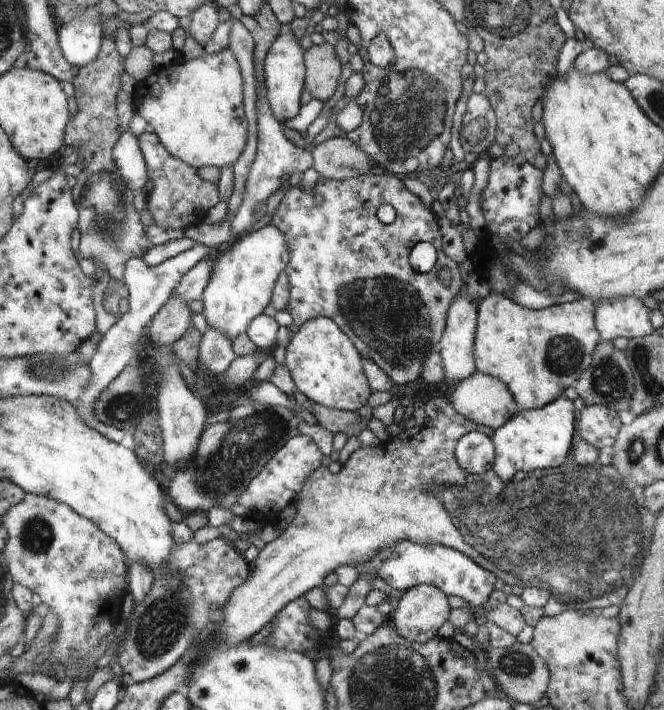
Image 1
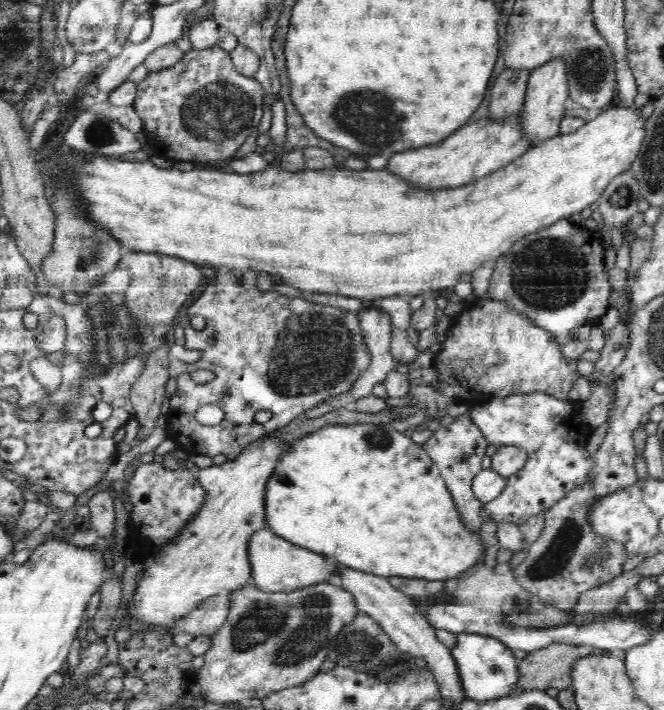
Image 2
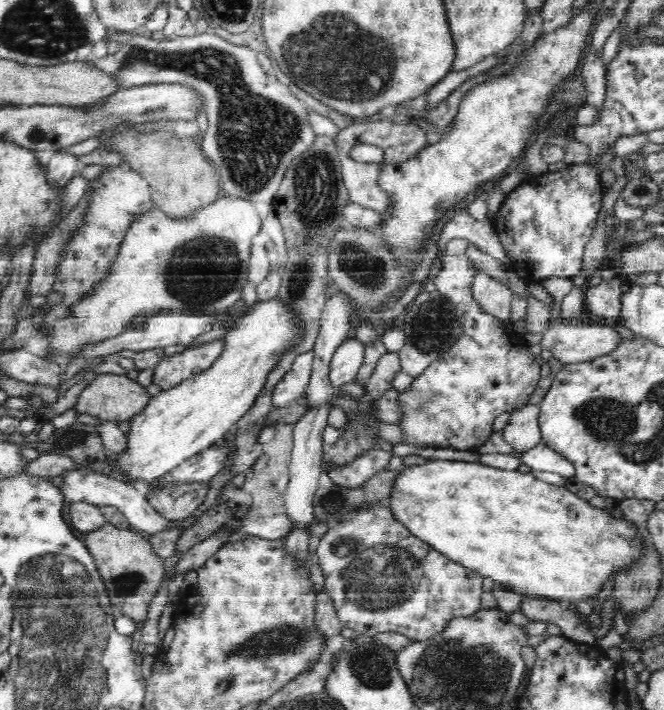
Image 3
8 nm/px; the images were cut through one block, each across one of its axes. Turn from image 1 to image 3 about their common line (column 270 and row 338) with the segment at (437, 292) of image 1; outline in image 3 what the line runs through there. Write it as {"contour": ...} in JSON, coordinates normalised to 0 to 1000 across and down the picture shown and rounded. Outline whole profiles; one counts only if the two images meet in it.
{"contour":[[[337,475],[319,479],[318,482],[304,483],[294,490],[282,487],[276,496],[258,496],[252,503],[244,507],[230,518],[230,539],[241,544],[241,549],[253,549],[261,544],[274,541],[277,535],[289,532],[289,530],[316,518],[325,506],[337,496],[339,479]]]}

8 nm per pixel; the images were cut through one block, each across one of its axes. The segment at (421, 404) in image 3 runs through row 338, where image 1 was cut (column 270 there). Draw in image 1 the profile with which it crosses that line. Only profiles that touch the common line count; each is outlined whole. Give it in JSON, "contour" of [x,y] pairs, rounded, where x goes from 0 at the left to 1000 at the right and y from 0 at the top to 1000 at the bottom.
{"contour":[[[449,611],[416,634],[389,670],[370,685],[361,701],[351,710],[348,720],[352,725],[369,728],[373,724],[389,724],[389,721],[416,724],[422,718],[431,718],[437,704],[443,704],[446,696],[453,693],[461,673],[479,662],[482,648],[485,648],[485,639],[476,631],[474,620],[464,613]]]}

